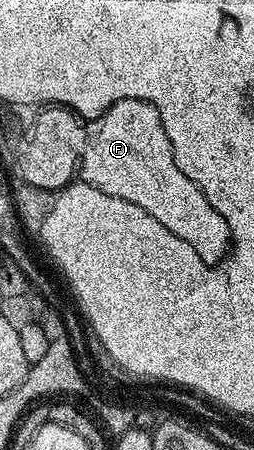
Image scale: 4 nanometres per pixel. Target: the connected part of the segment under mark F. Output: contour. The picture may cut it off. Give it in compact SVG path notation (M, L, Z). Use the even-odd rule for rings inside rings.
M124 97L115 101L102 116L89 120L86 128L85 151L78 168L83 184L111 197L126 199L126 203L134 203L146 215L154 215L166 231L190 243L207 265L216 266L224 260L231 240L226 219L218 215L204 192L178 171L162 119L150 102Z

